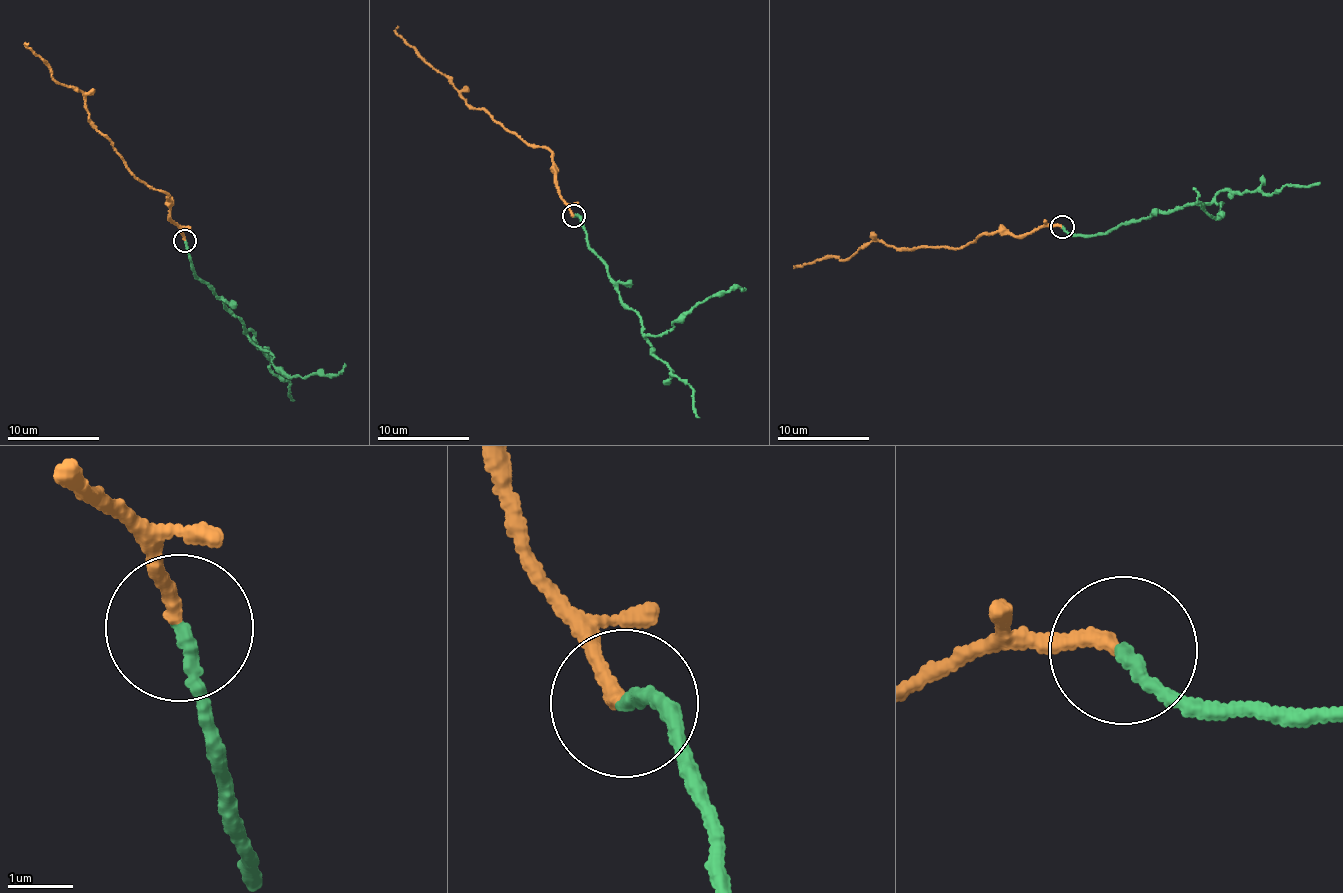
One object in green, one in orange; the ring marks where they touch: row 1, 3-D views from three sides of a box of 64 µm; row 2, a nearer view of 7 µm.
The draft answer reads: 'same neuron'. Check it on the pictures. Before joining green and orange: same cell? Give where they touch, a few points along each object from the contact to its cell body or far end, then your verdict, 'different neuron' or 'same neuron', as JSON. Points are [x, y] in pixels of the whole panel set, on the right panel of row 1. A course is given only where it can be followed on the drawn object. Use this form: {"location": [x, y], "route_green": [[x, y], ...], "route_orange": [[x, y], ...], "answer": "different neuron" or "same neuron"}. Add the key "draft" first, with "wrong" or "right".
{"draft": "right", "location": [1062, 227], "route_green": [[1061, 226], [1076, 234], [1104, 235], [1123, 224], [1213, 201], [1222, 205], [1220, 216], [1214, 218], [1194, 187]], "route_orange": [[1061, 226], [1043, 224], [1016, 237], [984, 233], [954, 249], [877, 241], [843, 260], [829, 256], [793, 267]], "answer": "same neuron"}

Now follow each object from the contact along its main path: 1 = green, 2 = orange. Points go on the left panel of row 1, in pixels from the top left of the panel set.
1: (184, 239), (193, 276), (208, 285), (241, 320), (253, 343), (286, 374), (335, 376), (345, 363)
2: (184, 239), (181, 225), (168, 216), (168, 195), (133, 174), (90, 119), (82, 95), (54, 80), (29, 44)

